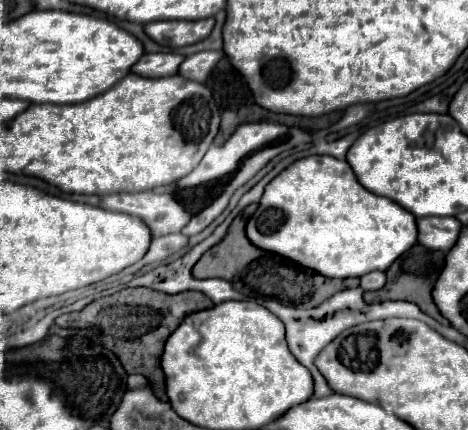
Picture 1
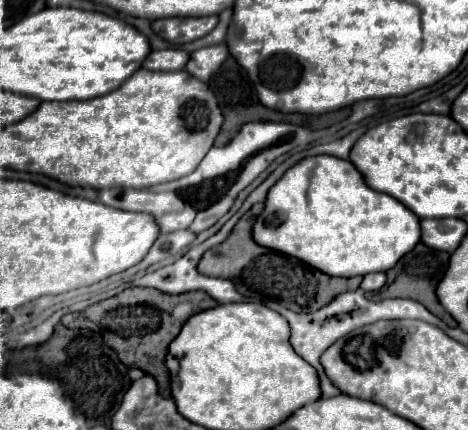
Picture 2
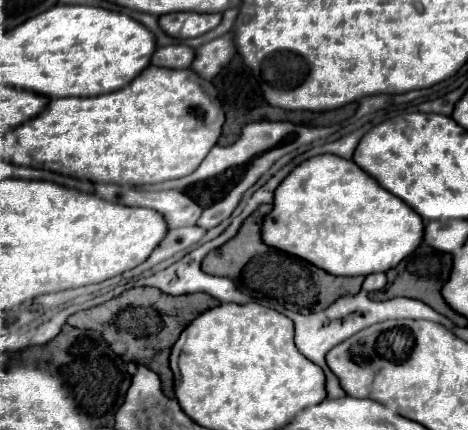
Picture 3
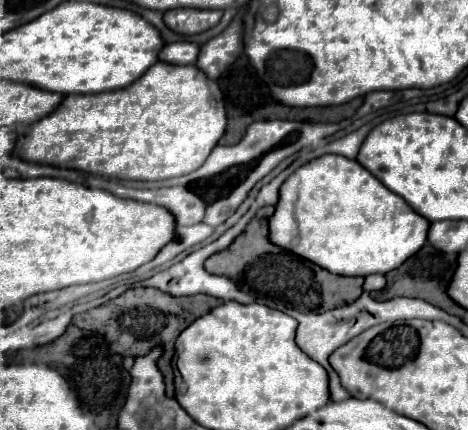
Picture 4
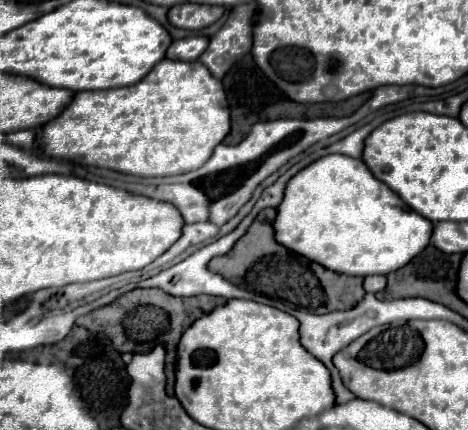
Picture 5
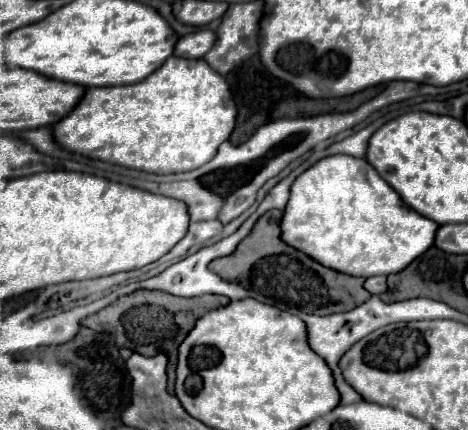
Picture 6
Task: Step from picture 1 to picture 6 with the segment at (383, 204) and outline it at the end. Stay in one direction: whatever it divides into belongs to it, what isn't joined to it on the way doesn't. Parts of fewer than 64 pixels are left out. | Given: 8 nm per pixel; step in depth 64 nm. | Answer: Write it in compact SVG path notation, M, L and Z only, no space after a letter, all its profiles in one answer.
M338 154L322 158L296 178L296 182L292 184L288 208L284 208L280 228L282 240L286 244L312 256L316 262L350 276L370 278L378 274L396 274L404 270L414 258L422 256L434 244L438 224L408 208L400 200L398 192L388 186L388 182L384 182L366 160Z

